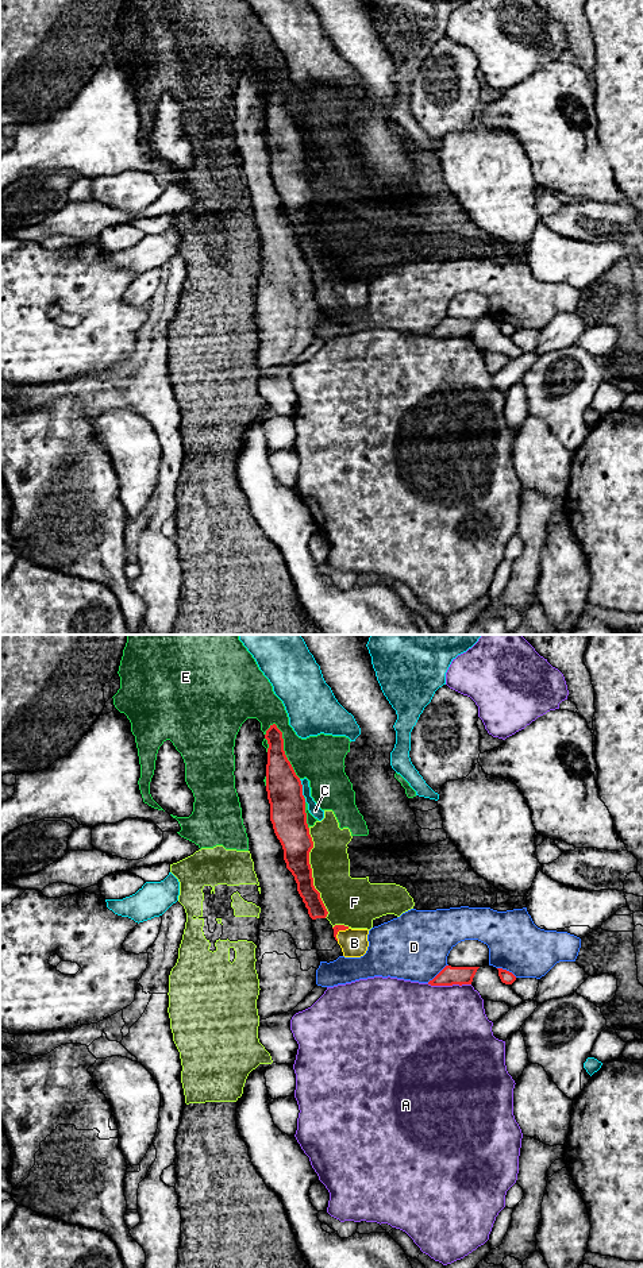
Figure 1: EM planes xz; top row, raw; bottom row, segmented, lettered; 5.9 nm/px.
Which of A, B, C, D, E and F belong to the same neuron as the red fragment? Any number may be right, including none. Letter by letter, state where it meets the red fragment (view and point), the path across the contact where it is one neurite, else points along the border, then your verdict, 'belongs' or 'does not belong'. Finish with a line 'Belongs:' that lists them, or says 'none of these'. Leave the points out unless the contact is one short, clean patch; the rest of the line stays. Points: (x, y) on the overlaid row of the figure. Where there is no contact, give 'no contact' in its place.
A: meets red in xz at (449, 985); does not belong
B: meets red in xz at (339, 929); runs through xz (337, 928), (339, 929), (354, 943); belongs
C: meets red in xz at (301, 787); does not belong
D: meets red in xz at (438, 974); does not belong
E: meets red in xz at (283, 750); does not belong
F: meets red in xz at (311, 873); does not belong
Belongs: B

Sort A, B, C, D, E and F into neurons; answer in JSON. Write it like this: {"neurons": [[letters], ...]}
{"neurons": [["A"], ["B"], ["C"], ["D"], ["E", "F"]]}

